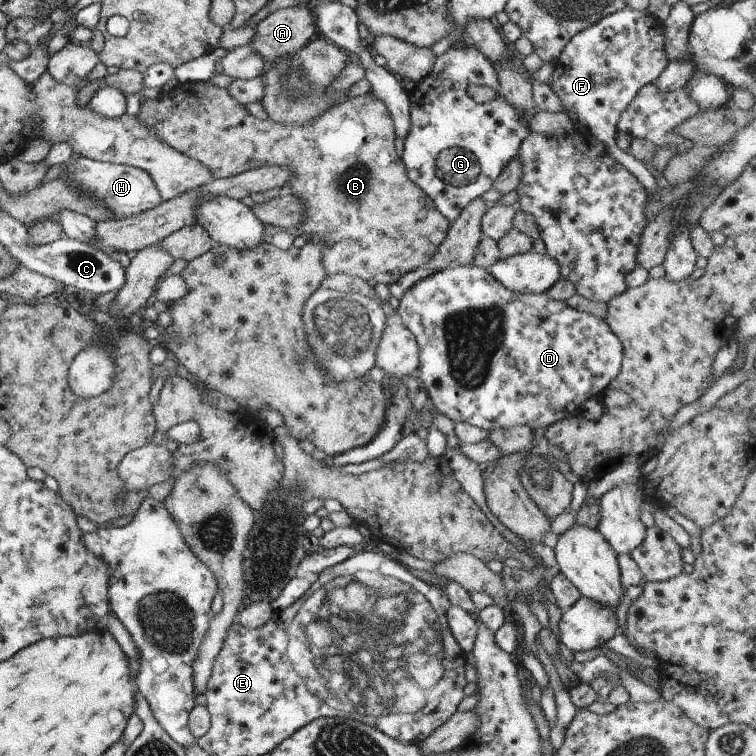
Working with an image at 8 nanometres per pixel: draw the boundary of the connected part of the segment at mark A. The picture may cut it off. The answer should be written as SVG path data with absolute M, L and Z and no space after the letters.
M295 4L265 16L257 24L250 44L267 65L297 52L316 35L315 18L310 7Z

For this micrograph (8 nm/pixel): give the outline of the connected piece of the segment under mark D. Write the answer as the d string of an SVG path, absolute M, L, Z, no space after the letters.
M475 265L454 266L434 272L412 284L398 301L396 313L401 318L401 324L413 334L419 346L419 377L415 383L420 384L427 392L437 412L453 422L464 422L486 431L511 426L527 426L530 429L546 428L558 420L580 414L581 404L589 398L600 398L620 369L622 346L606 321L571 308L565 304L565 301L555 301L549 298L546 292L537 294L511 292L503 288L486 269Z

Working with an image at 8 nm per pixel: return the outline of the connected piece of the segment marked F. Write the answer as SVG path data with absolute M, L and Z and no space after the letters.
M629 7L622 8L613 14L608 14L595 22L593 26L577 32L563 47L553 66L553 72L547 80L550 89L559 98L563 111L573 112L577 116L577 122L585 126L599 142L605 144L605 148L619 164L631 173L643 186L648 194L657 190L654 177L639 160L635 160L631 154L621 150L615 142L616 124L625 106L633 100L637 90L645 84L652 83L668 63L665 56L665 38L663 38L662 22L647 10L633 10Z

